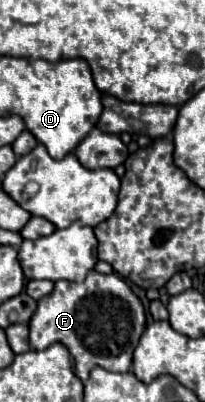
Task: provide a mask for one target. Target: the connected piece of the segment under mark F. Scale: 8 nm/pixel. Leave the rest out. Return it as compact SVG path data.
M89 271L81 283L55 281L55 289L37 301L37 309L29 321L29 343L33 349L63 343L75 359L75 375L85 381L97 365L115 373L129 371L143 331L145 309L131 287L117 273L103 275Z

